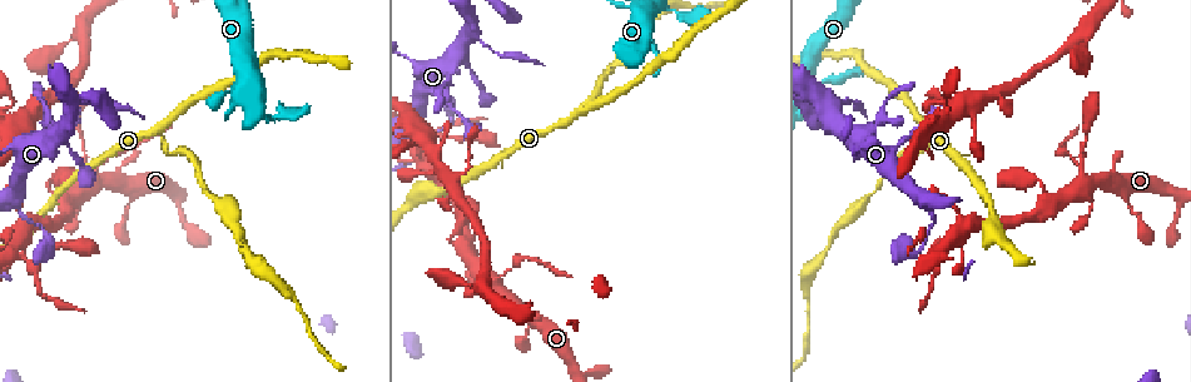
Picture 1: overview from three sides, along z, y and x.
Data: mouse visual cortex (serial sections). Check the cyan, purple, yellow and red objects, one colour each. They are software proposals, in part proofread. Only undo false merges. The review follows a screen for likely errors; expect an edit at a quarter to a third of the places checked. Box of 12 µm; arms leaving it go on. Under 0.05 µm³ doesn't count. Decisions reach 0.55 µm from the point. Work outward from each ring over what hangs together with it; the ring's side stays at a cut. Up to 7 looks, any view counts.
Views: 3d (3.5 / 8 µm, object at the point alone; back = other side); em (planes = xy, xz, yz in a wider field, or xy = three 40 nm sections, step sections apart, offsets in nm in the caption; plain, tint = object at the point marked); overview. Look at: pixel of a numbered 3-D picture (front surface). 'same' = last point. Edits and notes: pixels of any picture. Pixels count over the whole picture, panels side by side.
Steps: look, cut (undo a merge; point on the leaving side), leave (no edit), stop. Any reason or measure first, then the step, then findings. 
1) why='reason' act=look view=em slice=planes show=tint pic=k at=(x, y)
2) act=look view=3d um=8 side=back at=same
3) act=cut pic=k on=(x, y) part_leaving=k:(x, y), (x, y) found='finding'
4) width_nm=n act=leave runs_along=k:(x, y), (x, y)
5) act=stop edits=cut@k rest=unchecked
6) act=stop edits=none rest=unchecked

why='thick turns thin' act=look view=3d um=3.5 pic=1 at=(276, 115)

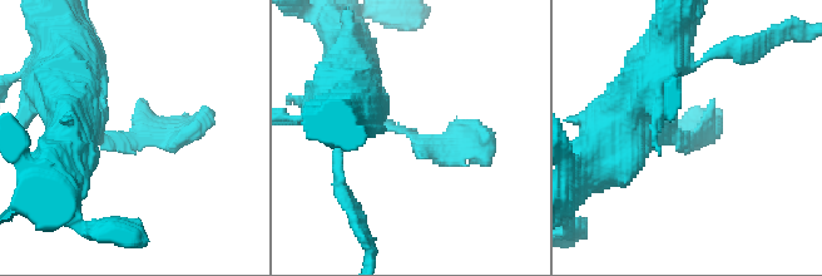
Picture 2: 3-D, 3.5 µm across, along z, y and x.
act=look view=em slice=xy step=2 show=tint pic=2 at=(407, 135)

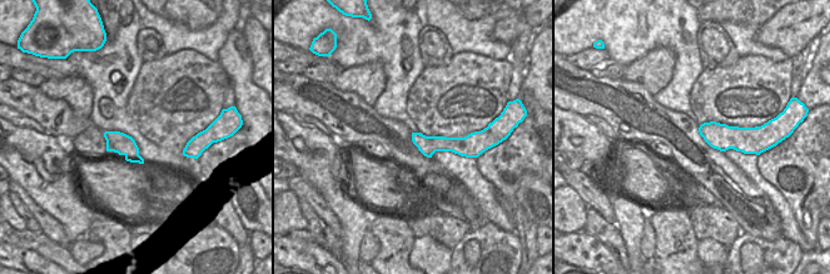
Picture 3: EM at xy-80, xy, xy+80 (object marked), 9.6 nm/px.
why='another direction' act=look view=em slice=xy step=1 show=tint at=same

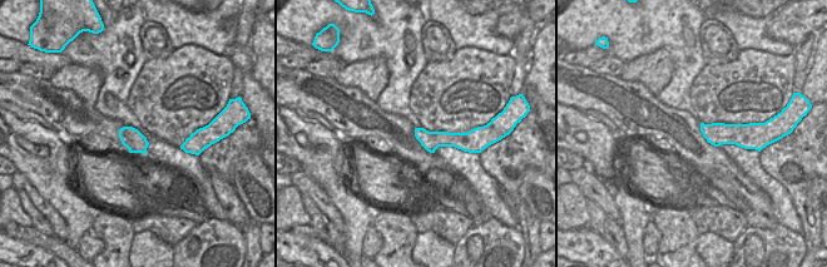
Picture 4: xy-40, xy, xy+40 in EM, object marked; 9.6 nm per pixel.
act=leave runs_along=2:(352, 90), (430, 146), (488, 139) found='continuous, no second cell'

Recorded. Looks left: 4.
why='three arms meet' act=look view=3d um=8 pic=1 at=(559, 124)

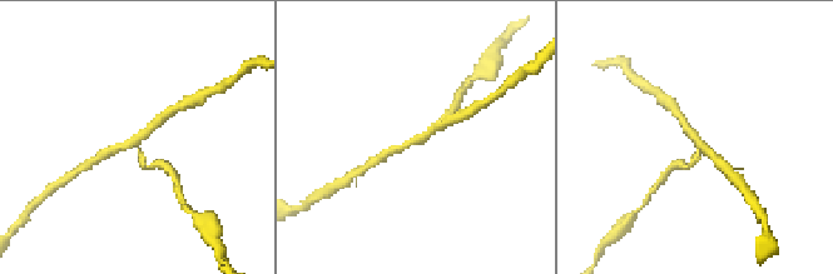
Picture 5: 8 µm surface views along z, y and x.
act=look view=3d um=3.5 pic=5 at=(698, 140)

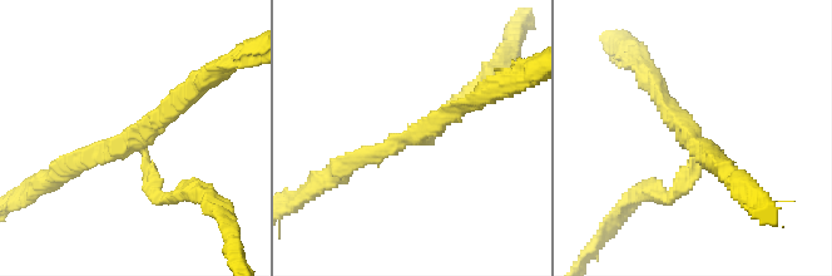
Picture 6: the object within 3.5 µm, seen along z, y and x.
arms=3 arm_widths_nm=150,200,250 act=look view=em slice=xy step=3 show=tint pic=6 at=(691, 141)

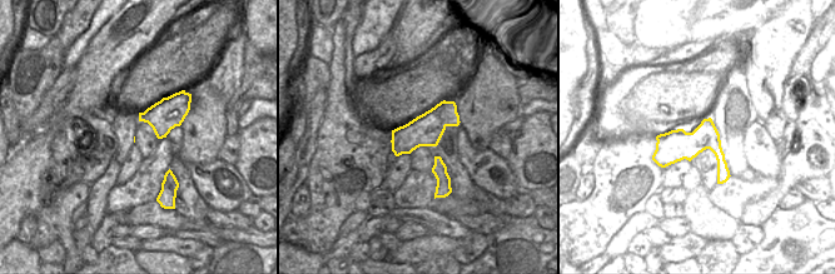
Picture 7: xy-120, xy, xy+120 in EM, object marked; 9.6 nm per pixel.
act=cut pic=6 on=(156, 191) part_leaving=6:(144, 159), (156, 191), (213, 206) found='a second cell is stuck on'

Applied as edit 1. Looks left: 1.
act=stop edits=cut@6 rest=unchecked

